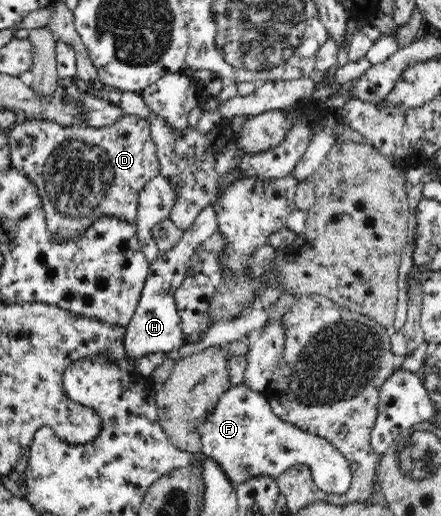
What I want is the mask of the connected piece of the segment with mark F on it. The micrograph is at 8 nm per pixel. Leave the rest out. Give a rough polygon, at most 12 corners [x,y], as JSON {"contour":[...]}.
{"contour":[[244,384],[222,392],[199,433],[235,486],[308,466],[328,495],[351,464],[330,442],[280,420]]}

